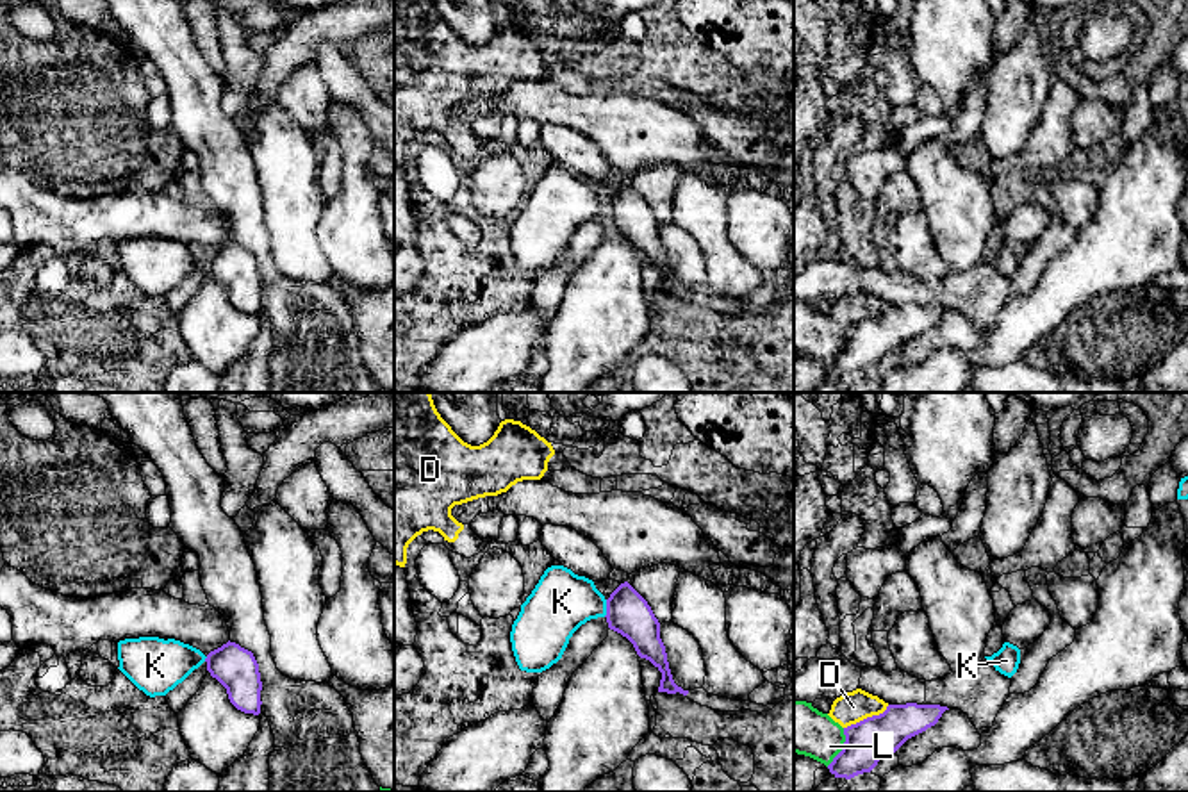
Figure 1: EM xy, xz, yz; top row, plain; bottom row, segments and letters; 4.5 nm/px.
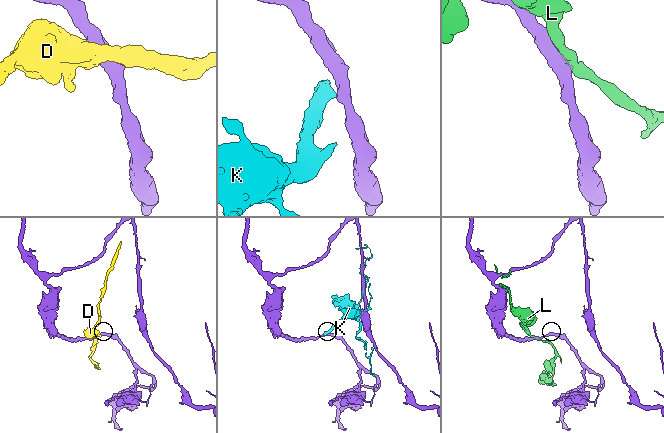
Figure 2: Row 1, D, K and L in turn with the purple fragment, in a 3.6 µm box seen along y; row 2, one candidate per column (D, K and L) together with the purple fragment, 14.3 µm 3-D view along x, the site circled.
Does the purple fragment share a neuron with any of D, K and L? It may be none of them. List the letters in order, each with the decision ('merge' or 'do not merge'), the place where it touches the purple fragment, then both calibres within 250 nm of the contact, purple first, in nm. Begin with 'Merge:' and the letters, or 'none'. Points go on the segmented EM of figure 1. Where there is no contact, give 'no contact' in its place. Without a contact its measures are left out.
Merge: none
D: do not merge | yz (867, 717) | 190/140 nm
K: do not merge | xz (607, 609) | 190/280 nm
L: do not merge | yz (842, 748) | 190/240 nm

